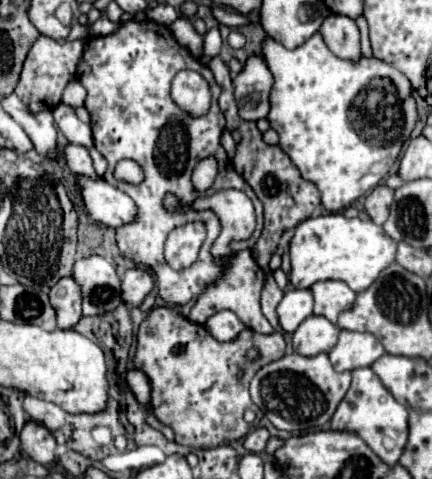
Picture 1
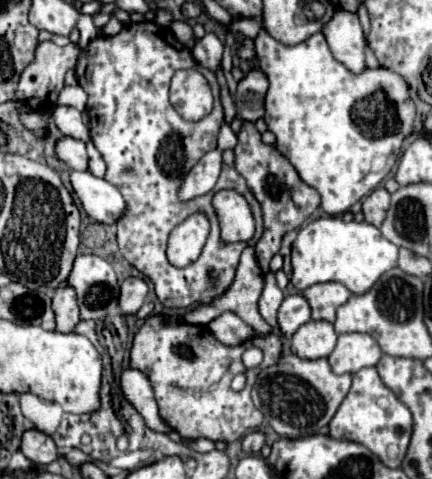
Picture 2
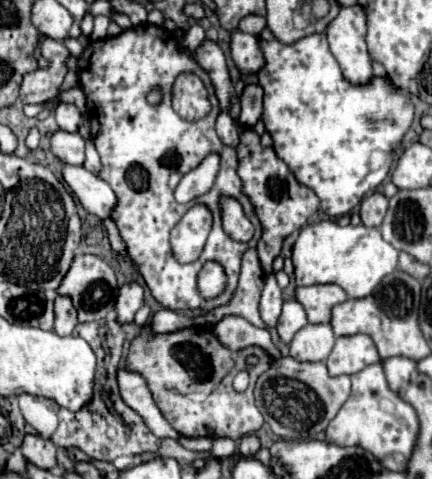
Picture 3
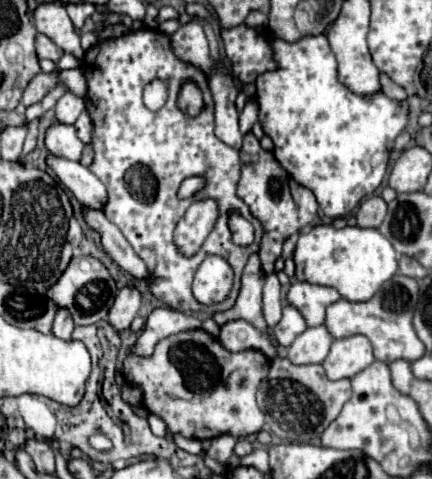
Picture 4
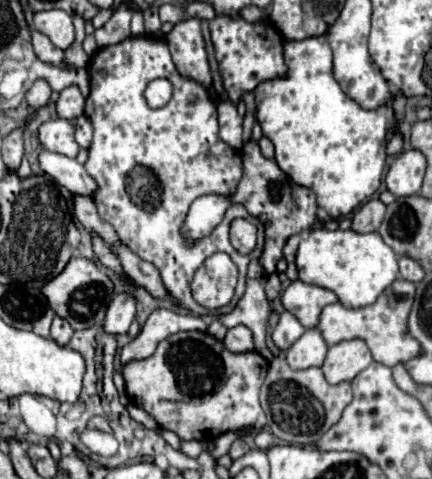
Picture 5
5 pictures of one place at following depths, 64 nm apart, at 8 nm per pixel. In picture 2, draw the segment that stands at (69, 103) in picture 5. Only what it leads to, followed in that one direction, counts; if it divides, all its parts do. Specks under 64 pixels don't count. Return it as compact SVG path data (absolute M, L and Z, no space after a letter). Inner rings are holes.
M56 106L52 110L52 118L54 118L58 130L64 136L72 136L76 140L90 142L88 126L82 122L82 114L76 108L72 108L72 106Z

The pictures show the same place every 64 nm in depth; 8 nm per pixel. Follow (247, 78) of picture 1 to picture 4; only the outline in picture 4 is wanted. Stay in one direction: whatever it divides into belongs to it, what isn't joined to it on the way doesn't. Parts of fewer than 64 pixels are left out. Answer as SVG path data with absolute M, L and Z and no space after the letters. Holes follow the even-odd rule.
M254 98L254 100L248 100L248 102L246 102L246 106L244 106L242 114L240 114L240 130L242 130L242 134L250 132L252 124L254 124L256 120L258 120L258 102L256 102L256 98Z

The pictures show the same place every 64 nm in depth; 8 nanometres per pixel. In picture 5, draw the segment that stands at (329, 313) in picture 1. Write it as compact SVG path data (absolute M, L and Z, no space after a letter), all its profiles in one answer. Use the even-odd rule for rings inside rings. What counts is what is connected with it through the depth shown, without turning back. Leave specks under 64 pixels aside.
M300 280L292 282L282 294L284 308L292 312L304 328L314 328L318 324L324 306L334 302L338 302L338 296L332 290L314 284L304 284Z

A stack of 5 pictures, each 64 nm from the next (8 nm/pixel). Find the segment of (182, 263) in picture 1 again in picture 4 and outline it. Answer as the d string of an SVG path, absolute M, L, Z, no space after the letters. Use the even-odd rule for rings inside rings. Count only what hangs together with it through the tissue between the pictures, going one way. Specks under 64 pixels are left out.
M214 200L192 202L192 206L186 212L186 218L178 222L174 232L176 248L180 248L180 254L192 256L200 250L206 236L212 232L216 224L216 216L218 216L218 208Z

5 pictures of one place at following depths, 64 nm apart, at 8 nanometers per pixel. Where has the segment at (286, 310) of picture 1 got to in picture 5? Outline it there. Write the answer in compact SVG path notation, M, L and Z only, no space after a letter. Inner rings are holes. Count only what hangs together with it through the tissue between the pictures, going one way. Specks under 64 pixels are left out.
M284 310L280 314L280 322L276 324L276 328L272 332L272 340L280 350L288 350L302 334L304 334L304 326L296 320L296 316L292 316L290 312Z

